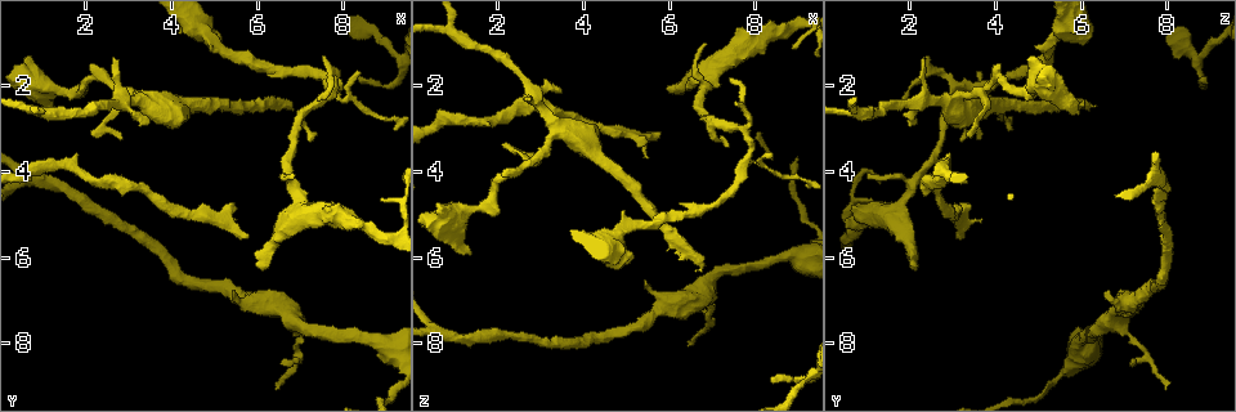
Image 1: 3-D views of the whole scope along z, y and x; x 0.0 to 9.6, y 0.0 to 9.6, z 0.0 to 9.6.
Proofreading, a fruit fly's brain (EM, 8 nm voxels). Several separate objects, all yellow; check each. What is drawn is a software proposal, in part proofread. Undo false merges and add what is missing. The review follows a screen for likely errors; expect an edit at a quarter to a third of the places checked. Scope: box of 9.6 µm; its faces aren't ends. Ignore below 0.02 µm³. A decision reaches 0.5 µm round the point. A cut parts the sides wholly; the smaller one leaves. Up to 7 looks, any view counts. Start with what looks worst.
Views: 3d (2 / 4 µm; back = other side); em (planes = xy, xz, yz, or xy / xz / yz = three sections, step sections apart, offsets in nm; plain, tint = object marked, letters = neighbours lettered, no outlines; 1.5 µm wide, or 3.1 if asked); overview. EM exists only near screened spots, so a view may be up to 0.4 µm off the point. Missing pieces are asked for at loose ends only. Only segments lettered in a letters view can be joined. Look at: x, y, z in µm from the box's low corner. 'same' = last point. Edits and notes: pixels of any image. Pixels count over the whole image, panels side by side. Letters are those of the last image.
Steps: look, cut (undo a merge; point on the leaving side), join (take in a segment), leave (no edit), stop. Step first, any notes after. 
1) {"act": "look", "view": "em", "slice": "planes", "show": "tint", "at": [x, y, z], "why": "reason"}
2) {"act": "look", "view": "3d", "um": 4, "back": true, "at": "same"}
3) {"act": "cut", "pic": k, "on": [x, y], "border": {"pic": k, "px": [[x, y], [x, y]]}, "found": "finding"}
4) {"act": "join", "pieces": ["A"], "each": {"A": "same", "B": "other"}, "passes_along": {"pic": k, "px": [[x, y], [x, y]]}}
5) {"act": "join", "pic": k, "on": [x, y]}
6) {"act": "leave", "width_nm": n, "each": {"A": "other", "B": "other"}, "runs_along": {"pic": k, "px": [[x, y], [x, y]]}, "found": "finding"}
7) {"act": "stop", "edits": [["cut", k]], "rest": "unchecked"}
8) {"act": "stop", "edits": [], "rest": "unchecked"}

{"act": "look", "view": "3d", "um": 4, "at": [6.75, 2.50, 6.35], "why": "long arm stops here"}

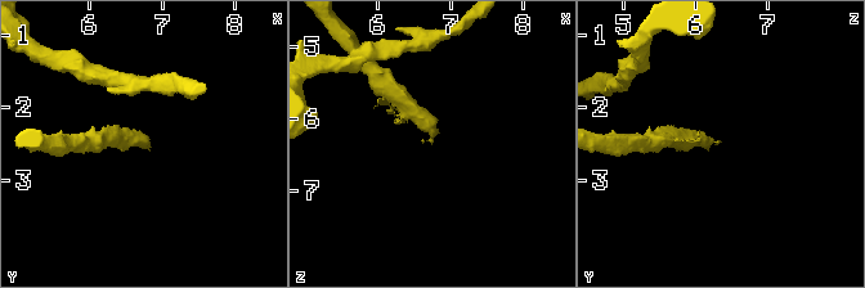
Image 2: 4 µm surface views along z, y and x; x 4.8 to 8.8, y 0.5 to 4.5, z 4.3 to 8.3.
{"act": "look", "view": "em", "slice": "xy", "step": 8, "show": "plain", "at": [6.75, 2.45, 6.30], "why": "shape alone is not enough"}

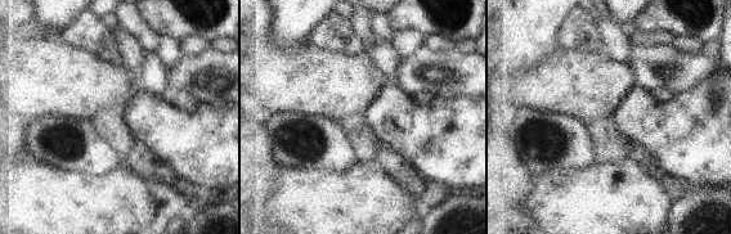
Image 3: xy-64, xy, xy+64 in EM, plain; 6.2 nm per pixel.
{"act": "look", "view": "em", "slice": "xy", "step": 8, "show": "letters", "at": "same"}

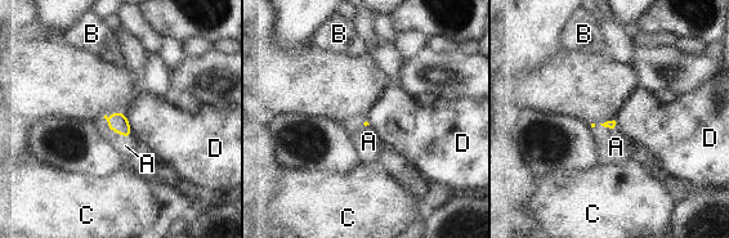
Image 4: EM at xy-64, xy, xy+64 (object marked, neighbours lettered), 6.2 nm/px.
{"act": "join", "pieces": ["A"], "longest_contact_nm": ["A", 220], "each": {"A": "same", "B": "other", "C": "other", "D": "other"}, "passes_along": {"pic": 4, "px": [[117, 121], [113, 130], [125, 146]]}, "found": "the neuron continues"}

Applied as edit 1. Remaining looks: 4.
{"act": "look", "view": "em", "slice": "xy", "step": 4, "show": "tint", "at": [5.95, 7.00, 7.15], "why": "sudden change in width"}

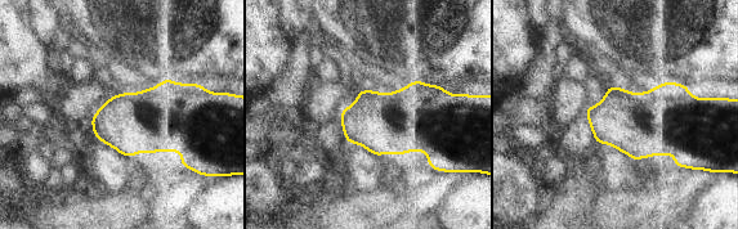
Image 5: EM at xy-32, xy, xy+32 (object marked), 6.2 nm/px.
{"act": "look", "view": "em", "slice": "yz", "step": 4, "show": "letters", "at": "same", "why": "another direction"}

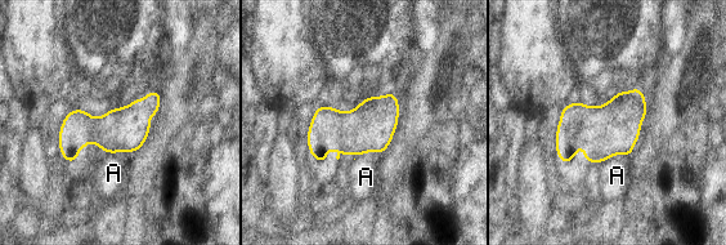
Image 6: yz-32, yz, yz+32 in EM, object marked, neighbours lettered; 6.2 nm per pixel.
{"act": "leave", "each": {"A": "other"}, "border": {"pic": 6, "px": [[382, 152], [363, 152], [354, 160]]}, "found": "continuous, no second neuron"}

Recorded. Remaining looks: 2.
{"act": "look", "view": "em", "slice": "planes", "show": "letters", "at": [8.30, 1.65, 3.60], "why": "branch stops here"}

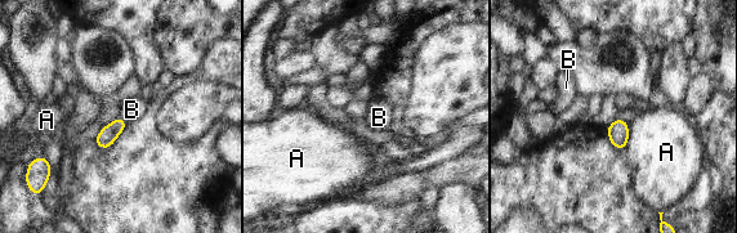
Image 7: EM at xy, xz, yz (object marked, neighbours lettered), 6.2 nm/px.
{"act": "leave", "each": {"A": "other", "B": "other"}, "border": {"pic": 7, "px": [[119, 116], [126, 122]]}, "found": "no lettered segment goes on from it"}

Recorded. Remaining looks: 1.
{"act": "stop", "edits": [["join", 4]], "rest": "unchecked"}

